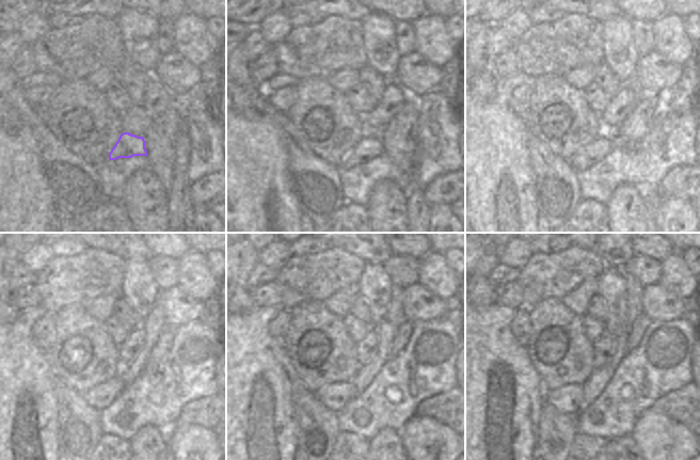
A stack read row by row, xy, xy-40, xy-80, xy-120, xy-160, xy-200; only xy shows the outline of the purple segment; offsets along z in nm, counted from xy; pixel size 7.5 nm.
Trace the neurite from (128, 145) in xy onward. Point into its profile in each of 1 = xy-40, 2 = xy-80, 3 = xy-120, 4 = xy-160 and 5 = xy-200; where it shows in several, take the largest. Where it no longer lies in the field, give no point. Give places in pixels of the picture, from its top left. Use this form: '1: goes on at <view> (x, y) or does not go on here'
1: goes on at xy-40 (369, 146)
2: goes on at xy-80 (590, 154)
3: goes on at xy-120 (100, 396)
4: goes on at xy-160 (336, 395)
5: goes on at xy-200 (567, 399)

